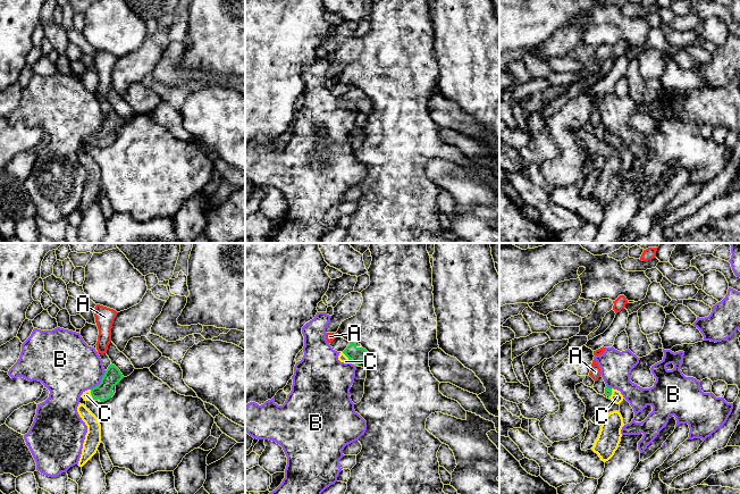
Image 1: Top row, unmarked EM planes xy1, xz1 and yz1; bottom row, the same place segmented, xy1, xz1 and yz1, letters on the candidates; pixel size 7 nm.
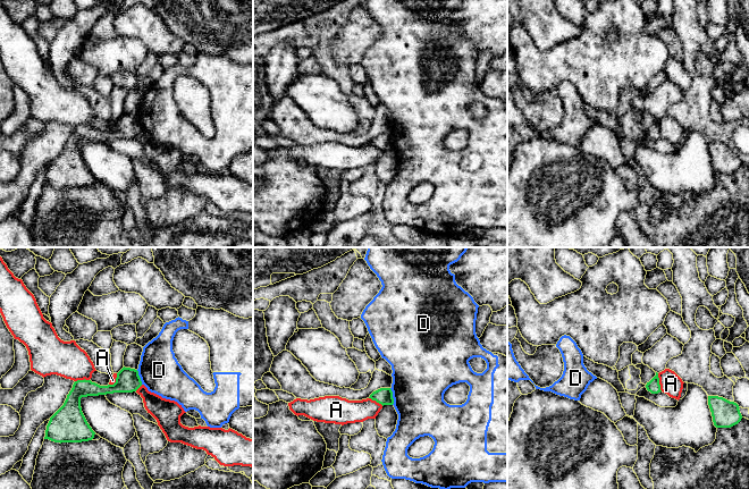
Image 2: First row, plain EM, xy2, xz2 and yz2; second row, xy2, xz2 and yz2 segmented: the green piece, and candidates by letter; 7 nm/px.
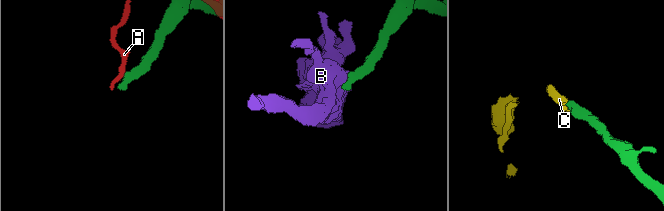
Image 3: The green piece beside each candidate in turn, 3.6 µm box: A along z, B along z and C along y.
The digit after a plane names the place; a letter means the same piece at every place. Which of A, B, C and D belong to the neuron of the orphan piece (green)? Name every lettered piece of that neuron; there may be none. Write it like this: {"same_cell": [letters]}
{"same_cell": ["C"]}

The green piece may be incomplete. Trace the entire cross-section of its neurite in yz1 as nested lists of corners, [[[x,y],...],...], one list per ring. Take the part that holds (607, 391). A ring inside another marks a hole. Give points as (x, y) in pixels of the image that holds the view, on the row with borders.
[[[607,386],[605,387],[605,394],[607,396],[609,396],[611,400],[613,402],[615,402],[616,404],[620,404],[624,399],[620,391],[614,390],[614,388],[609,388]]]

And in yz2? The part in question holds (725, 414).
[[[708,396],[708,405],[716,428],[731,428],[742,419],[740,407],[734,402],[718,396]]]

